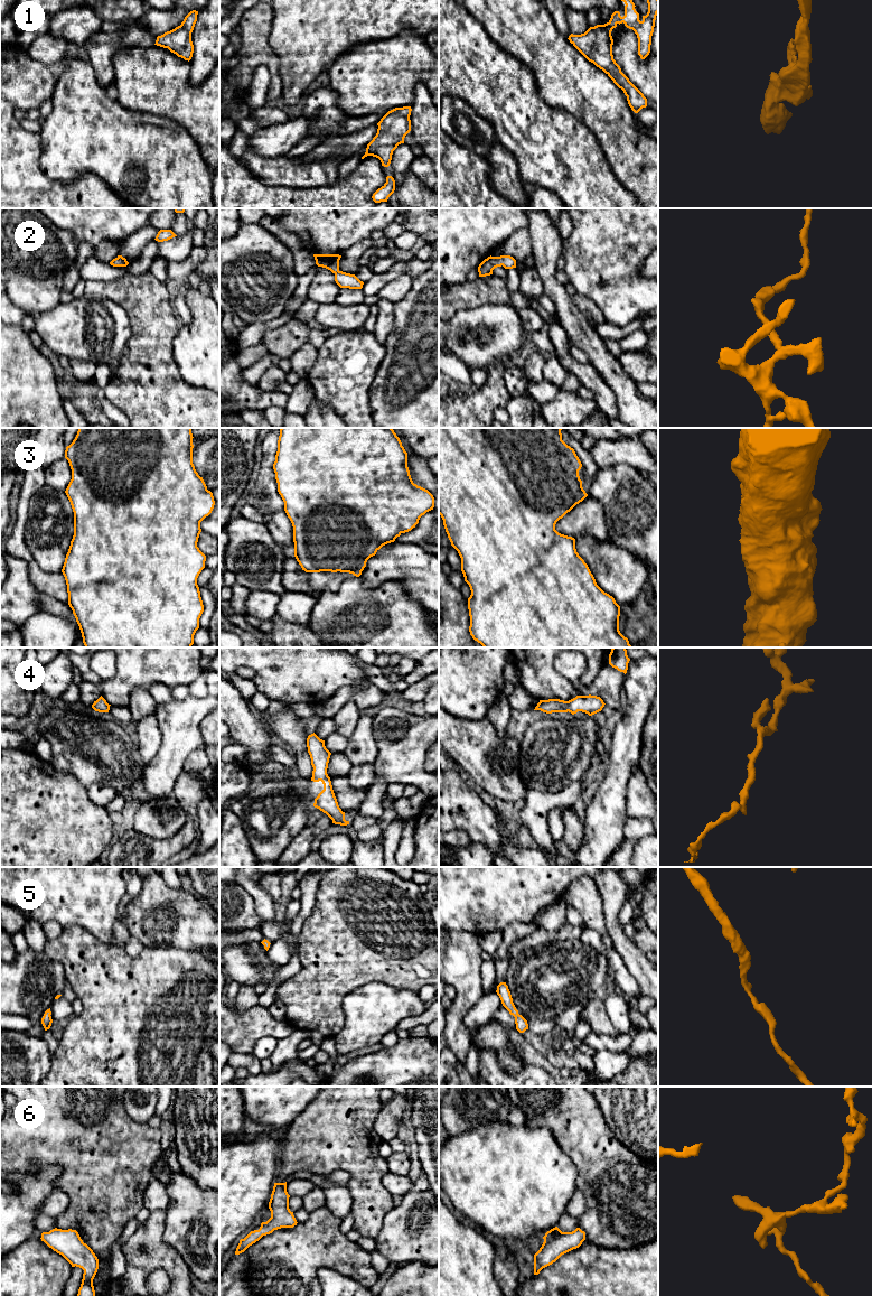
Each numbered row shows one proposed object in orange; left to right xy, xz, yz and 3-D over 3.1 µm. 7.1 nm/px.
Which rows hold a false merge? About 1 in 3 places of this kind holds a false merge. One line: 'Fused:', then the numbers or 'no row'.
Fused: no row

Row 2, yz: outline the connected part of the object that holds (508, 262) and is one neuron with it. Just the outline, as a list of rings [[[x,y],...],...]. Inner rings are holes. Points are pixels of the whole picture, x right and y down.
[[[510,255],[488,257],[478,267],[479,277],[493,274],[493,270],[497,267],[505,269],[516,268],[516,260]]]

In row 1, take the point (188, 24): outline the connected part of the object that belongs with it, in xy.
[[[190,11],[180,26],[157,37],[157,46],[168,48],[171,53],[185,60],[190,60],[194,53],[191,32],[197,21],[198,11]]]

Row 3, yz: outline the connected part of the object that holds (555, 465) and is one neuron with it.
[[[439,428],[439,514],[443,520],[443,525],[451,546],[458,551],[461,558],[461,571],[465,581],[469,585],[471,590],[471,595],[468,598],[470,635],[484,647],[631,647],[628,638],[619,631],[620,606],[616,603],[612,596],[604,593],[597,585],[588,565],[576,552],[575,539],[561,534],[555,530],[556,522],[588,496],[582,487],[582,481],[579,476],[579,470],[581,469],[582,464],[574,449],[562,440],[561,430],[562,428]]]

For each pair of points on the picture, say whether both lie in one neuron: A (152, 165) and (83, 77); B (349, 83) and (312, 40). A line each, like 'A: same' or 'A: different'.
A: same
B: different

